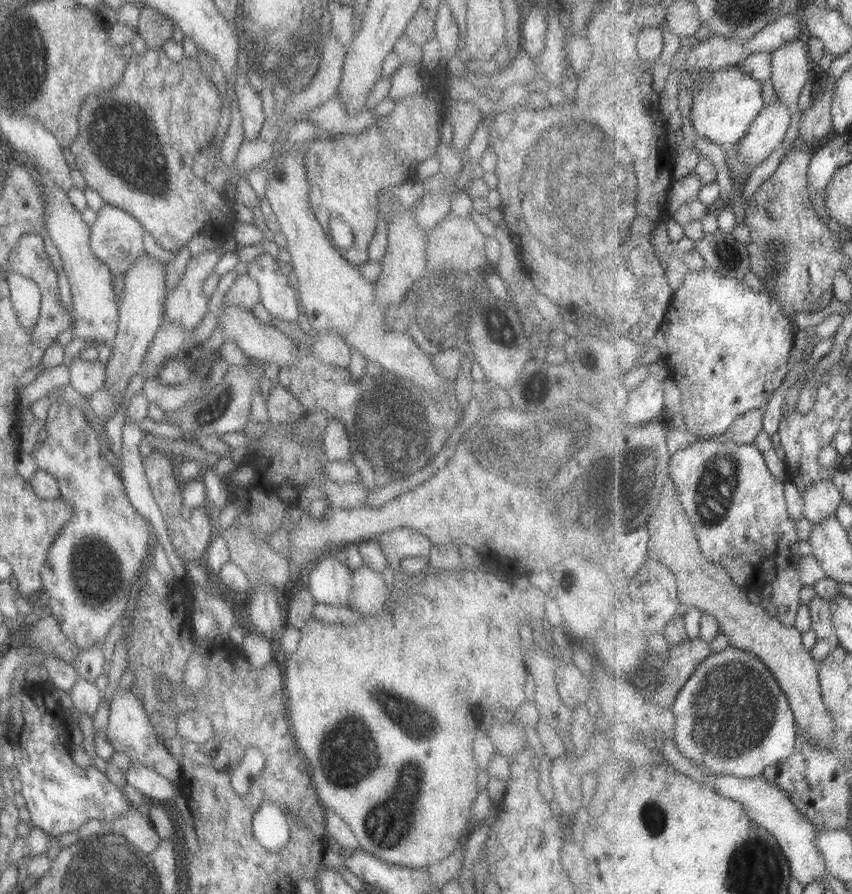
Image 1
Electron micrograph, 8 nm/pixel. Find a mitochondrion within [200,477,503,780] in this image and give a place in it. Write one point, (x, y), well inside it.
(413, 720)

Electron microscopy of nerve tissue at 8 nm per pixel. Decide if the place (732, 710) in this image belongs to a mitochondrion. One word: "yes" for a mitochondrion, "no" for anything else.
yes

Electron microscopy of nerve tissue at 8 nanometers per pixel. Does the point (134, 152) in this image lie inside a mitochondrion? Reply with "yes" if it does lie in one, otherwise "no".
yes

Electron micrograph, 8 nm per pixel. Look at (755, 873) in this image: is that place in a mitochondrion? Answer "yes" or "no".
yes

